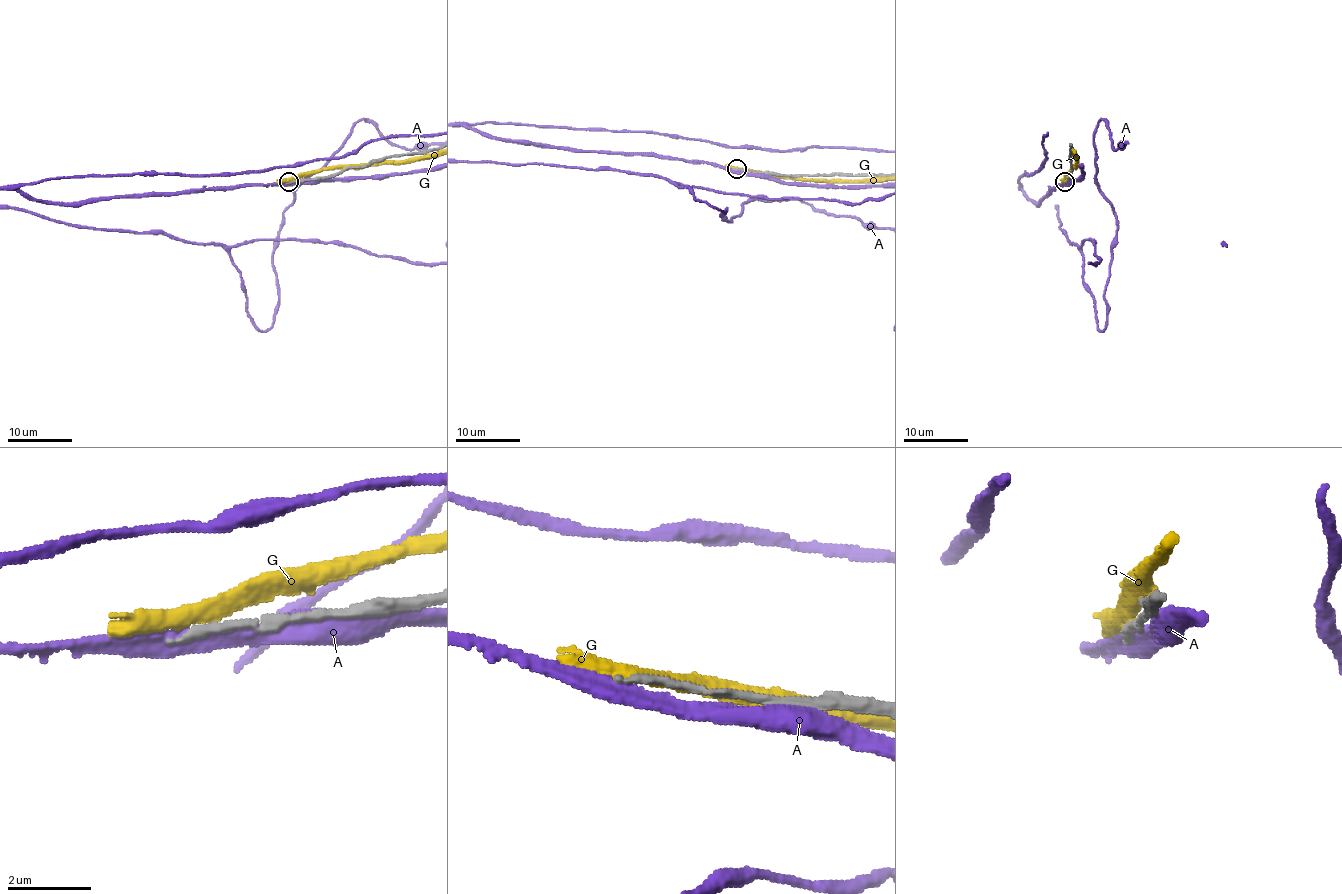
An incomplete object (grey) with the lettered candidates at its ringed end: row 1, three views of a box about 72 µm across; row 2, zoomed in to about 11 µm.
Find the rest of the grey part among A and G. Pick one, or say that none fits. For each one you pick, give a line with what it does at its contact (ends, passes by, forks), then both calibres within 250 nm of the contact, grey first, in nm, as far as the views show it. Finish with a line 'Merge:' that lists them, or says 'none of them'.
Merge: none of them

